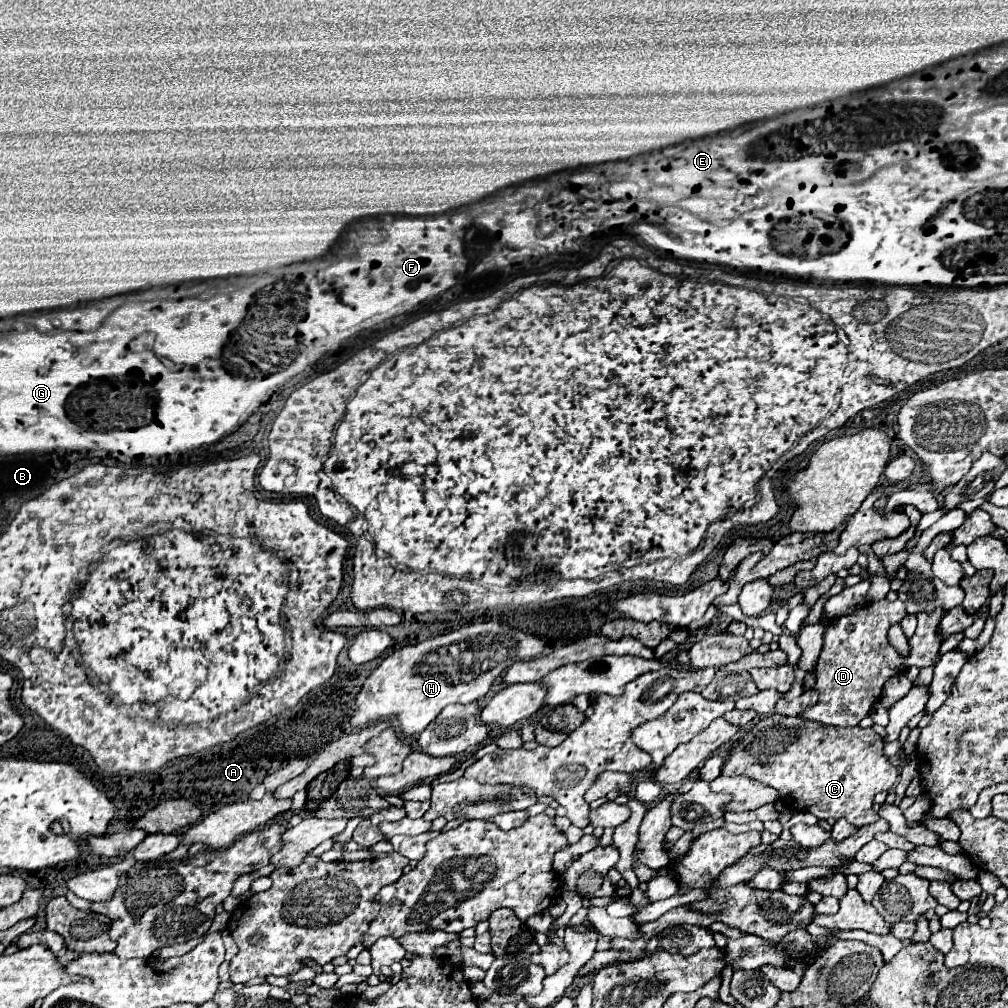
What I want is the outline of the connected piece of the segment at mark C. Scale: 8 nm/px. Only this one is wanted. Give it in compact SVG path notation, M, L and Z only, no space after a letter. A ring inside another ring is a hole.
M760 719L754 723L754 729L748 729L746 735L734 745L732 755L722 767L722 775L750 775L774 787L782 801L792 809L808 811L818 819L842 819L846 817L854 827L864 827L878 821L878 813L872 811L874 795L880 791L890 791L898 781L898 771L890 765L884 755L884 741L872 729L862 727L826 727L814 721L800 721L800 729L788 729L780 725L782 719Z

